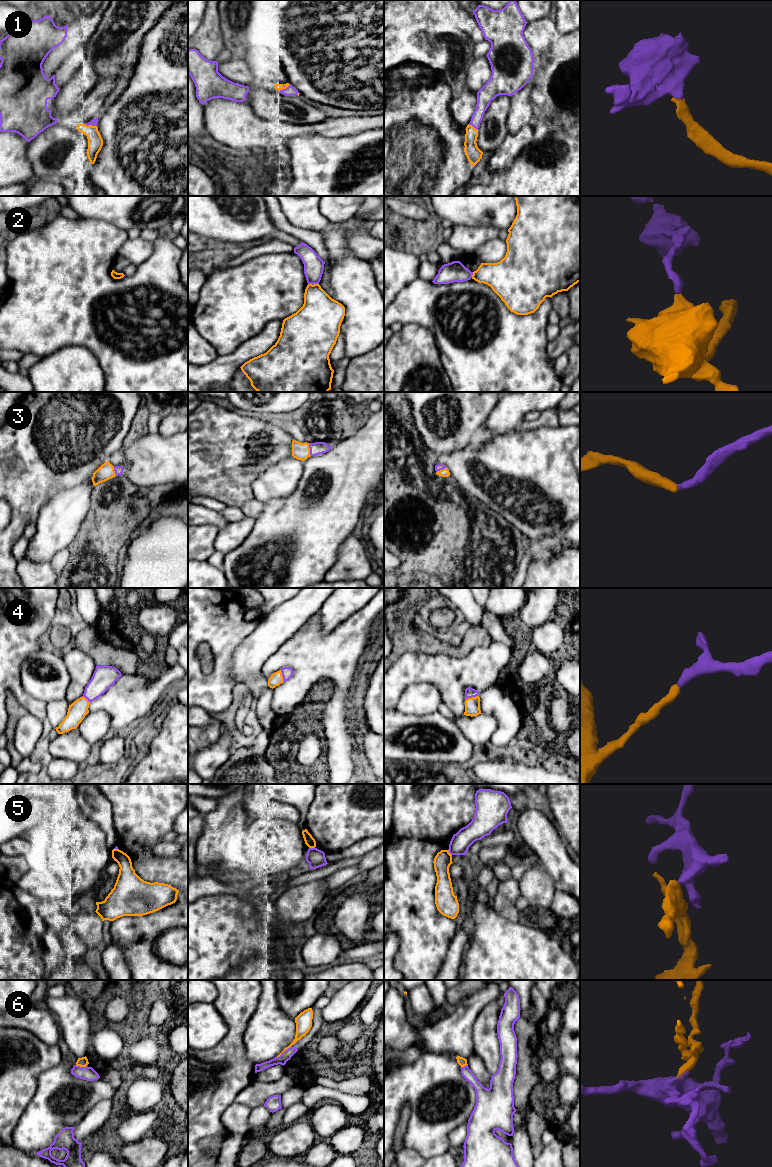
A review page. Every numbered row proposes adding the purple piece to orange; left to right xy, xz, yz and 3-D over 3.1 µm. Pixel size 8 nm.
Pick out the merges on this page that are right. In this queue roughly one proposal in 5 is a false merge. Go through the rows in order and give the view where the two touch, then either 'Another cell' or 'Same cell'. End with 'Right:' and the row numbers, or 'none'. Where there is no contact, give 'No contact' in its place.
1: Touches orange in xz. Same cell
2: Touches orange in xz. Another cell
3: Touches orange in xz. Same cell
4: Touches orange in yz. Same cell
5: Touches orange in xz. Another cell
6: Touches orange in xz. Another cell
Right: 1, 3, 4

